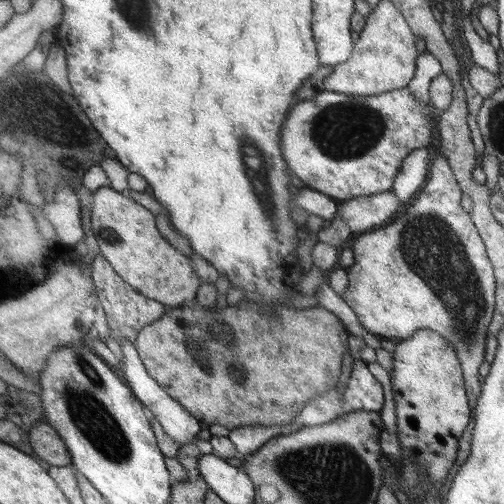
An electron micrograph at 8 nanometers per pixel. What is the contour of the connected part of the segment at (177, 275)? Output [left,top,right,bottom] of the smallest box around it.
[92,186,202,309]

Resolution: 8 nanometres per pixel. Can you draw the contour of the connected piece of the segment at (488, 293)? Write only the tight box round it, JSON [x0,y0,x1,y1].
[343,152,498,502]

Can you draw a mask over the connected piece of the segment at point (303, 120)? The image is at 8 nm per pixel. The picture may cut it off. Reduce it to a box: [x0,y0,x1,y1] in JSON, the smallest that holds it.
[283,87,430,202]

